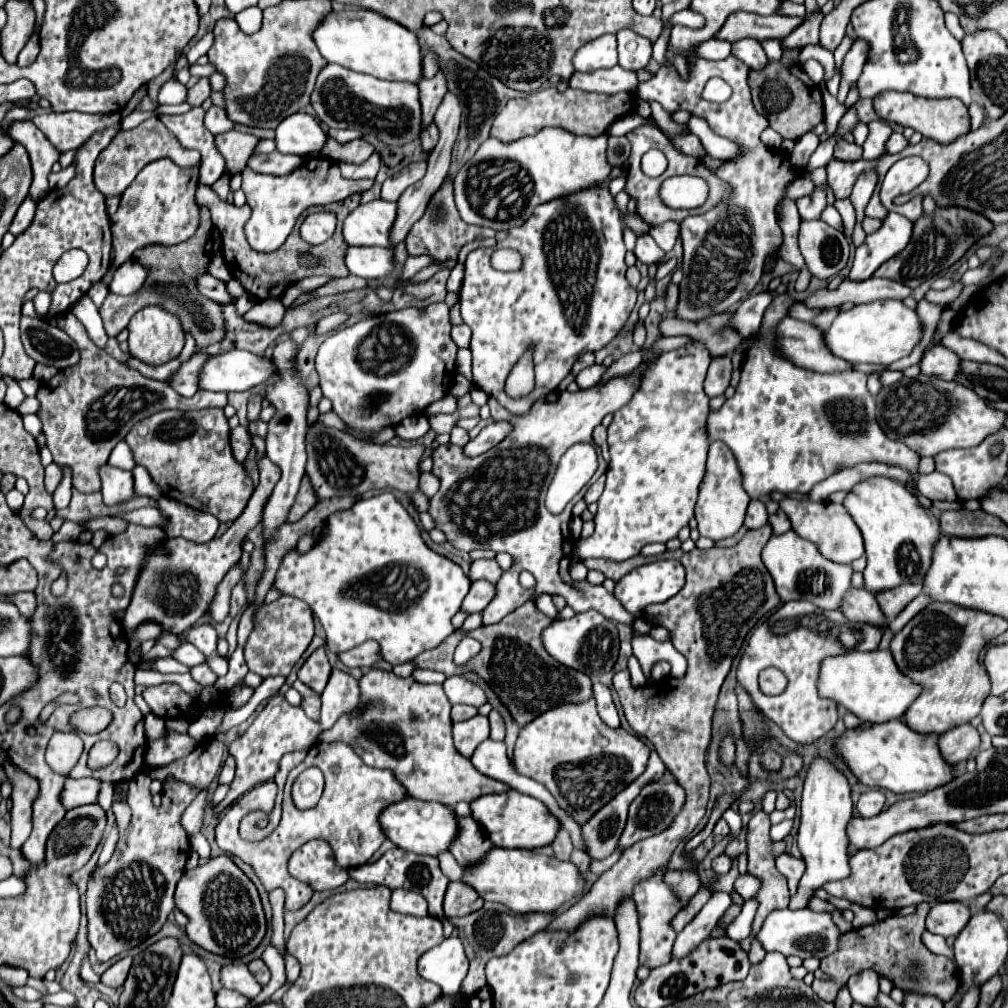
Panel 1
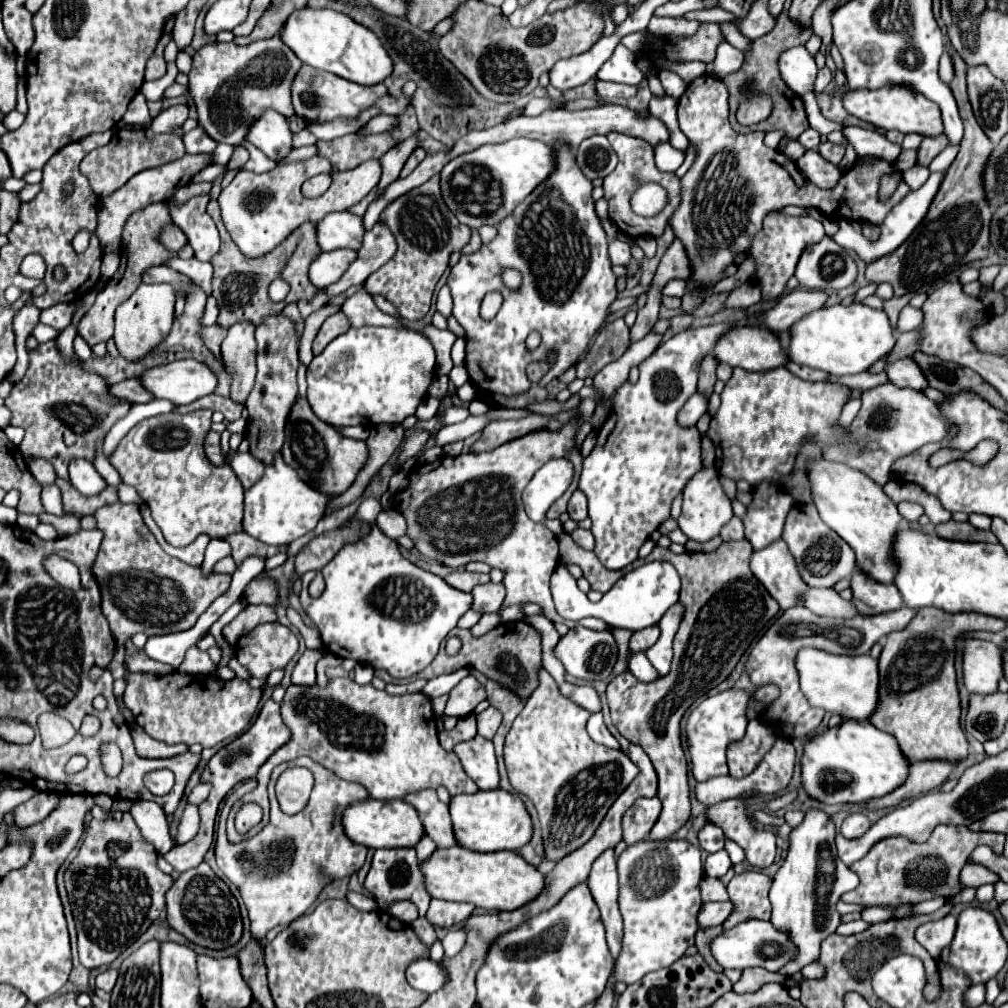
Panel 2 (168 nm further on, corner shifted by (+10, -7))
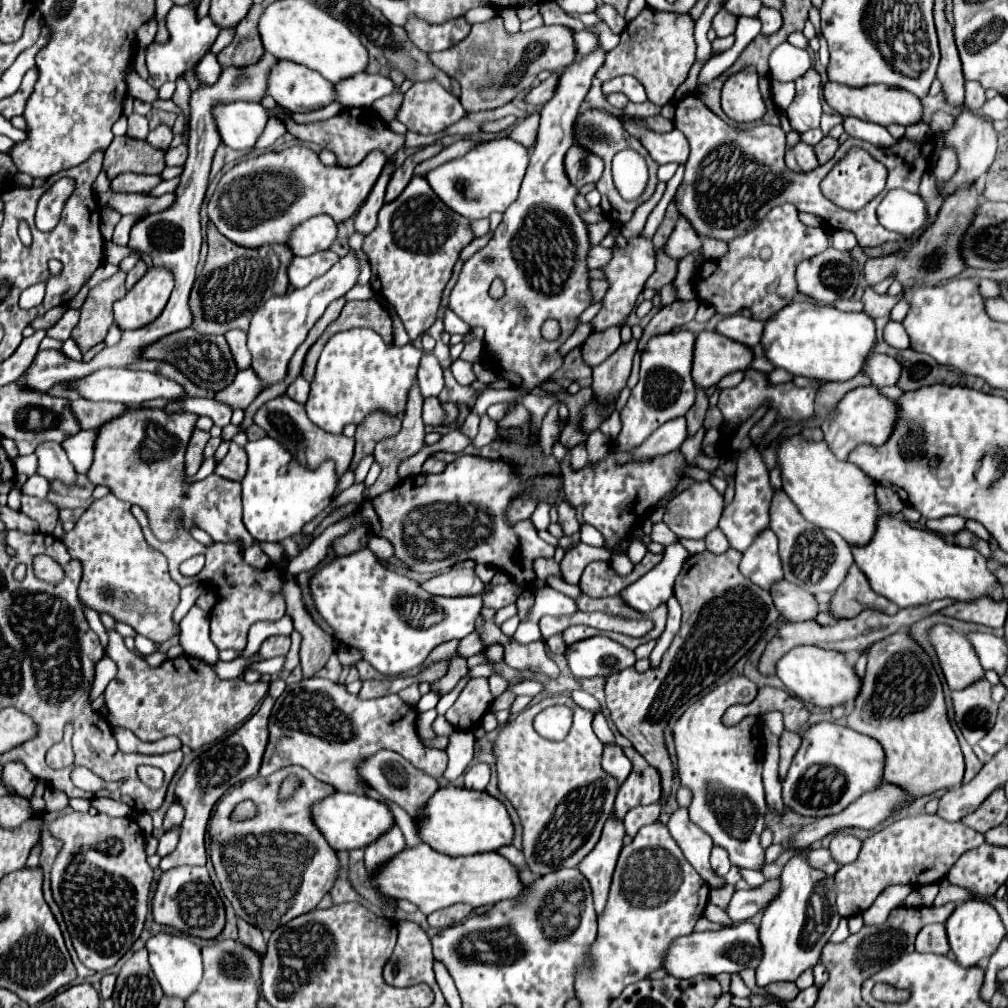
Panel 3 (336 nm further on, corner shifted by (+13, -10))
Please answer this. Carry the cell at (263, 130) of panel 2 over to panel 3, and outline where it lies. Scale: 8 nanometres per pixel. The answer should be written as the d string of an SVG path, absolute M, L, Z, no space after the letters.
M232 102L228 106L216 106L216 124L220 130L222 142L234 150L244 150L244 152L254 150L256 140L260 138L260 134L268 124L268 118L270 118L268 114L270 110L256 102Z

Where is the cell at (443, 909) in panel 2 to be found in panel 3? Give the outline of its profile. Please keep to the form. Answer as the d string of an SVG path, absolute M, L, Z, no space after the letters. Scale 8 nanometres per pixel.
M452 904L448 908L442 908L442 910L436 910L428 916L428 924L432 928L448 928L448 926L454 926L458 922L462 922L468 914L470 914L472 906L466 906L466 904Z

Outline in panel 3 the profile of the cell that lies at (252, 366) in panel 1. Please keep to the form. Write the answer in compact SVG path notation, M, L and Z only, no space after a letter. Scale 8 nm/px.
M120 368L120 370L98 370L82 380L74 380L74 388L80 392L82 398L88 400L112 400L112 402L124 402L128 406L138 406L144 400L152 400L152 398L184 398L186 390L174 382L172 378L166 378L158 372L142 372L142 370L128 370L128 368Z

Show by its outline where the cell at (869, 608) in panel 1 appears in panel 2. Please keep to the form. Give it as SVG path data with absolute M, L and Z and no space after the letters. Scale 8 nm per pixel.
M811 589L803 595L803 607L821 617L839 617L849 619L857 615L857 609L839 597L835 589Z

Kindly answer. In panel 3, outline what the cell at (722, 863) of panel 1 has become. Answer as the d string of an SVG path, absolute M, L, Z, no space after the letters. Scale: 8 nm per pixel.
M714 846L712 856L710 856L710 864L712 864L712 870L716 872L716 876L724 876L732 866L728 860L728 854L724 854L724 850L720 850L720 846Z

